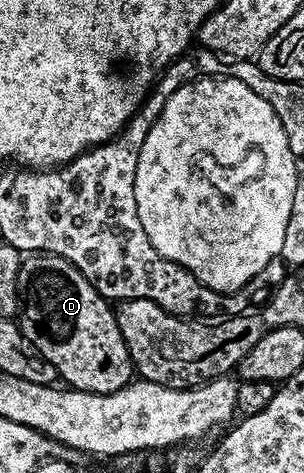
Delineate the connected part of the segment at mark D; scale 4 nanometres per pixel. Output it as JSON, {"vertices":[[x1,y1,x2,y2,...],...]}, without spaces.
{"vertices":[[28,255,20,262,18,287,22,294,22,308,18,313,18,324,21,334,37,356,44,358,57,369,59,380,63,382,65,386,73,389,81,389,87,393,113,393,132,382,134,379,134,366,132,364,132,356,128,354,128,348,124,342,124,331,121,322,116,320,116,314,108,298,103,297,103,295,84,278,82,271,78,271,69,261,61,257,53,257,51,255]]}

